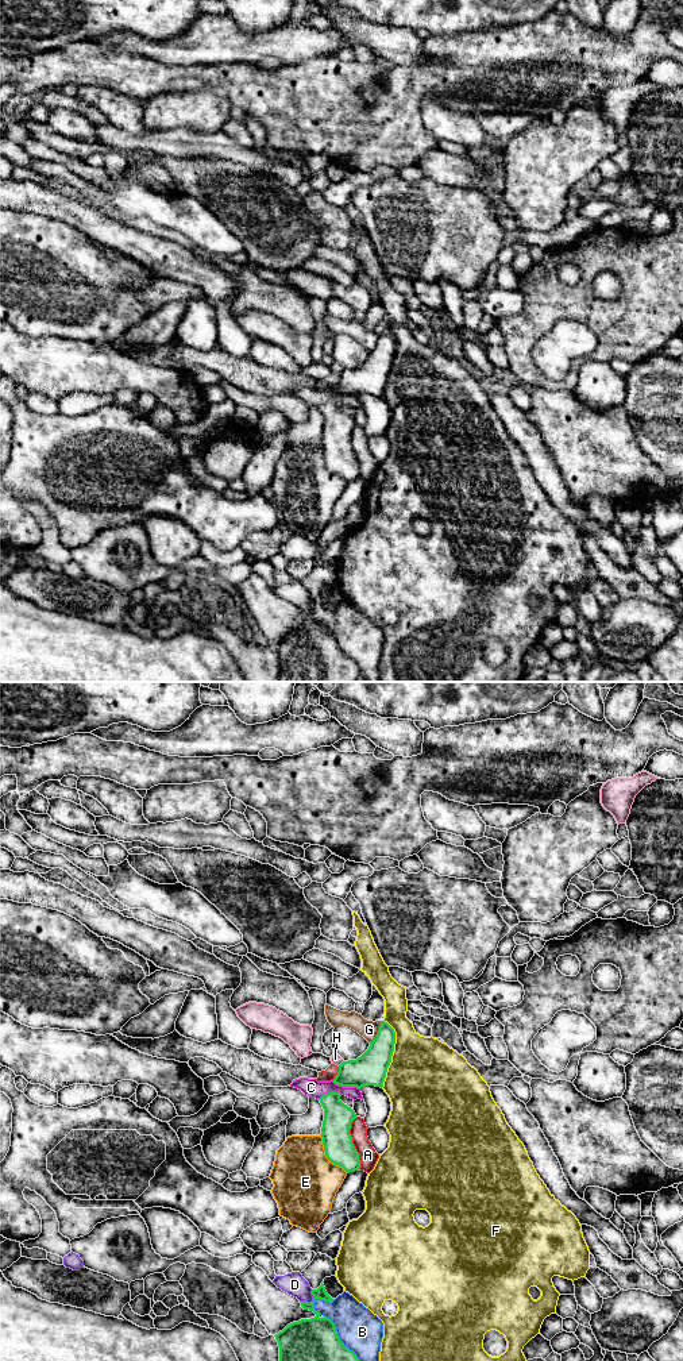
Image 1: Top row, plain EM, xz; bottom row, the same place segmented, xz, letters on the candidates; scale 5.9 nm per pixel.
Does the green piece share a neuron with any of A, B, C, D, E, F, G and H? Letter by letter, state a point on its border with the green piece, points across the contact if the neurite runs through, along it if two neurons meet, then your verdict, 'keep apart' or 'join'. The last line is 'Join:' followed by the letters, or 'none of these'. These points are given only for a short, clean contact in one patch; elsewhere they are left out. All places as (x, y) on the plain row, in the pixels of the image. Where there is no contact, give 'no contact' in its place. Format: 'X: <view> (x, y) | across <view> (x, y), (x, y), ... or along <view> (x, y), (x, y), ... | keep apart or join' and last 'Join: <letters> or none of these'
A: xz (351, 451) | keep apart
B: xz (335, 639) | keep apart
C: xz (346, 394) | along xz (332, 389), (340, 394), (355, 394), (359, 397) | keep apart
D: xz (311, 610) | keep apart
E: xz (325, 463) | keep apart
F: xz (392, 362) | keep apart
G: xz (378, 340) | along xz (381, 330), (378, 342), (370, 351) | keep apart
H: xz (342, 371) | along xz (343, 369), (338, 374) | keep apart
Join: none of these

